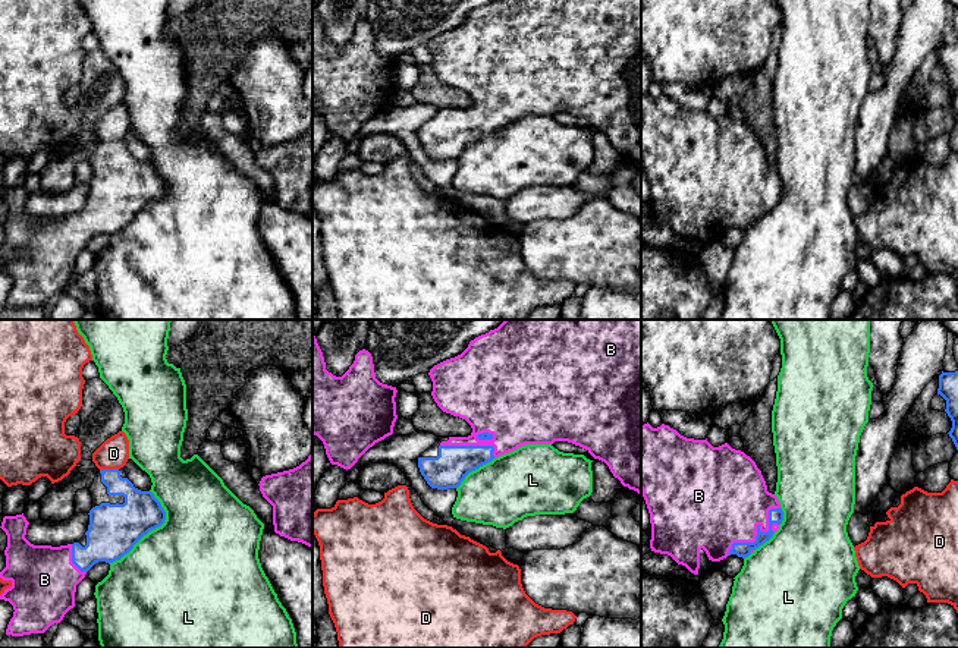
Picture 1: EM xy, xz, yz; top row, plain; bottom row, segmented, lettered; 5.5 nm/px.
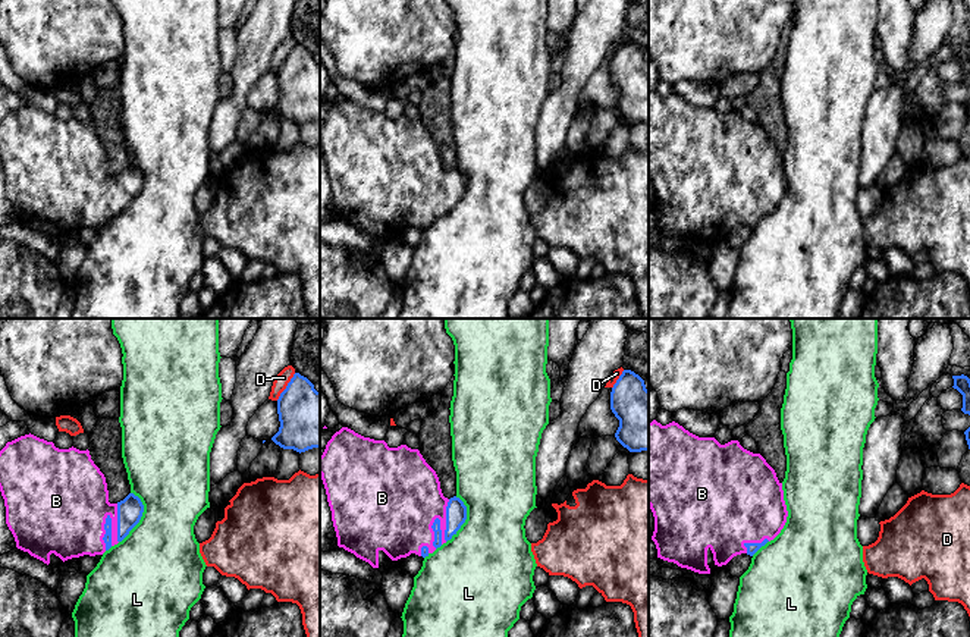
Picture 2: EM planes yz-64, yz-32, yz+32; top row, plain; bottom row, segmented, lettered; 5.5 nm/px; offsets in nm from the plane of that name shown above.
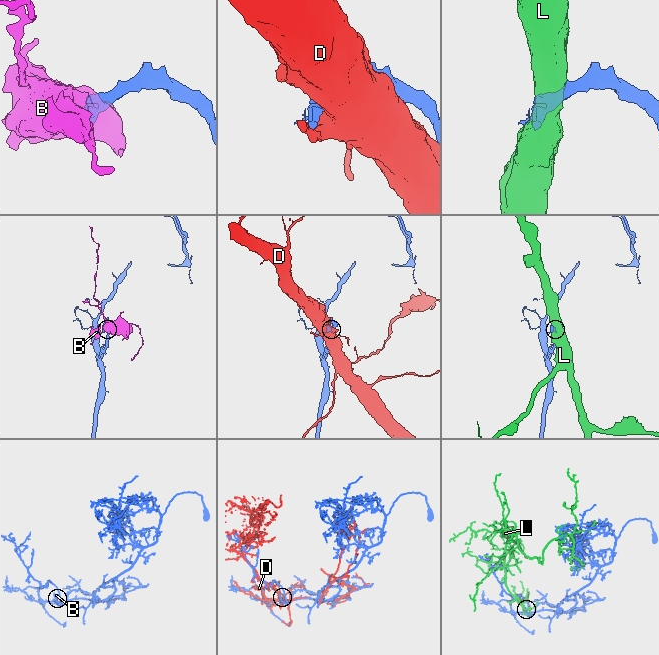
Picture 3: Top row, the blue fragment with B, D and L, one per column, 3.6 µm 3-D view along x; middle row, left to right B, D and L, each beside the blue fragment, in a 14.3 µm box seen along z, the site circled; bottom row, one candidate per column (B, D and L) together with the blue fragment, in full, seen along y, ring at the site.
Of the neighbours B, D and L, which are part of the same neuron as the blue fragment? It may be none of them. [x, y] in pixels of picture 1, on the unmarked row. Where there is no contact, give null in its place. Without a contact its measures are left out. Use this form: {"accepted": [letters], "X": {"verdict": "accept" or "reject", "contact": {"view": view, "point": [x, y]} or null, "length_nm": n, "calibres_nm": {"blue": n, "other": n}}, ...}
{"accepted": ["B"], "B": {"verdict": "accept", "contact": {"view": "yz", "point": [757, 203]}, "length_nm": 400, "calibres_nm": {"blue": 80, "other": 460}}, "D": {"verdict": "reject", "contact": {"view": "xy", "point": [109, 141]}, "length_nm": 110, "calibres_nm": {"blue": 160, "other": 170}}, "L": {"verdict": "reject", "contact": {"view": "xy", "point": [151, 201]}, "length_nm": 460, "calibres_nm": {"blue": 280, "other": 500}}}

